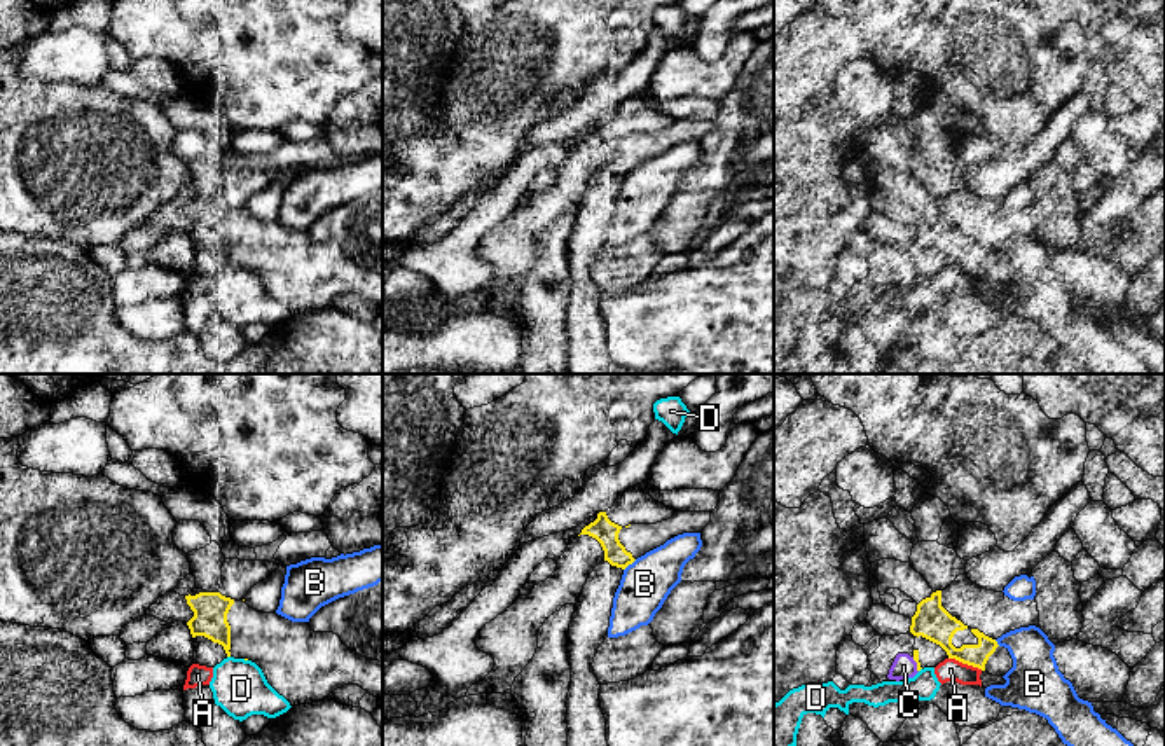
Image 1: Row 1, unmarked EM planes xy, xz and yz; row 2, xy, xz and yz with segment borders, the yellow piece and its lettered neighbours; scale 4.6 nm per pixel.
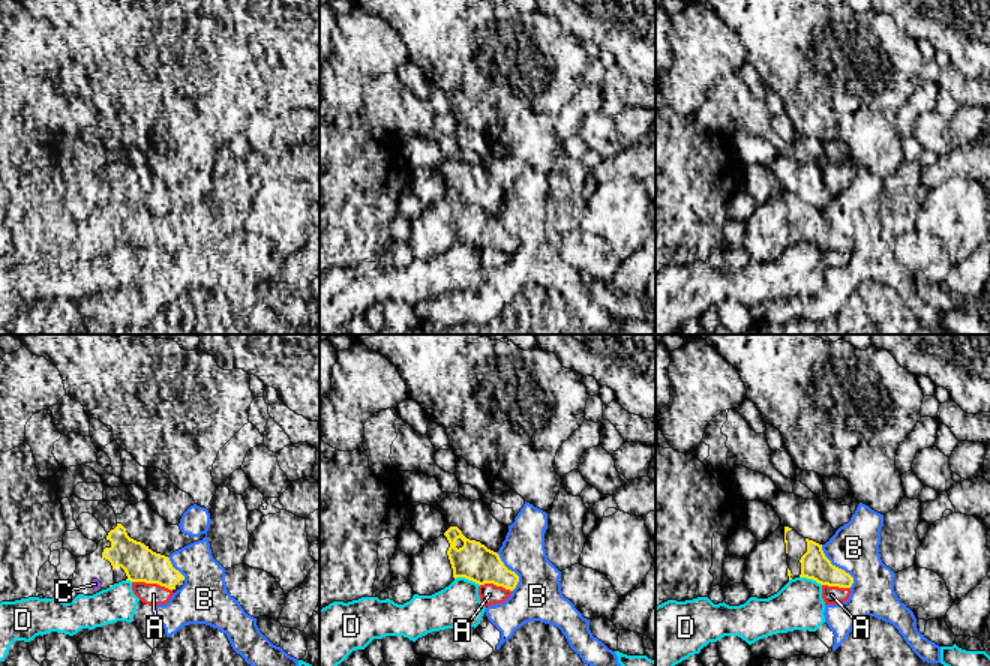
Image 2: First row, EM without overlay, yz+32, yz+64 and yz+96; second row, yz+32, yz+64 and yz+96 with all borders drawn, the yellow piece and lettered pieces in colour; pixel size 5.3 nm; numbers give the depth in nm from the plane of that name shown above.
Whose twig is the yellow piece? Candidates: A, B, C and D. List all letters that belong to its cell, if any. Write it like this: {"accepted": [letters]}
{"accepted": []}

